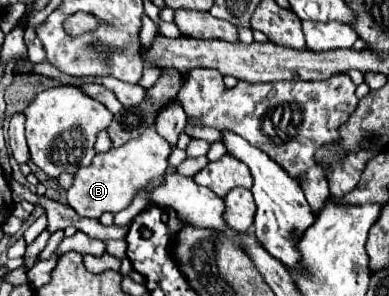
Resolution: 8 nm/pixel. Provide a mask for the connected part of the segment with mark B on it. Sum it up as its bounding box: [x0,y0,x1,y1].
[67,126,171,218]

